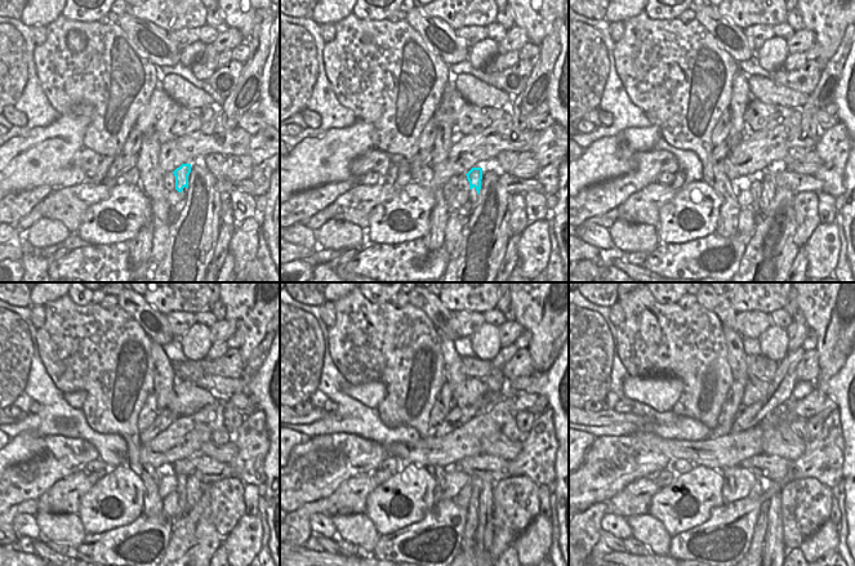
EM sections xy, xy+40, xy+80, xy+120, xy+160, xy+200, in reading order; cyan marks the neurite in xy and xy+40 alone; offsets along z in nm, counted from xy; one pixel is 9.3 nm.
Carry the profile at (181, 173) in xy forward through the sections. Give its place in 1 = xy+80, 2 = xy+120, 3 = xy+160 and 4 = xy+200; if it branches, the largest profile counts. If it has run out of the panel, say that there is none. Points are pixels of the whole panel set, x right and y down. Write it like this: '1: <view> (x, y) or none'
1: xy+80 (769, 186)
2: xy+120 (194, 486)
3: xy+160 (484, 535)
4: xy+200 (774, 544)

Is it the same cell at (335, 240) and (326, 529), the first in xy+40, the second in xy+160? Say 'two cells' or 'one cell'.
two cells

